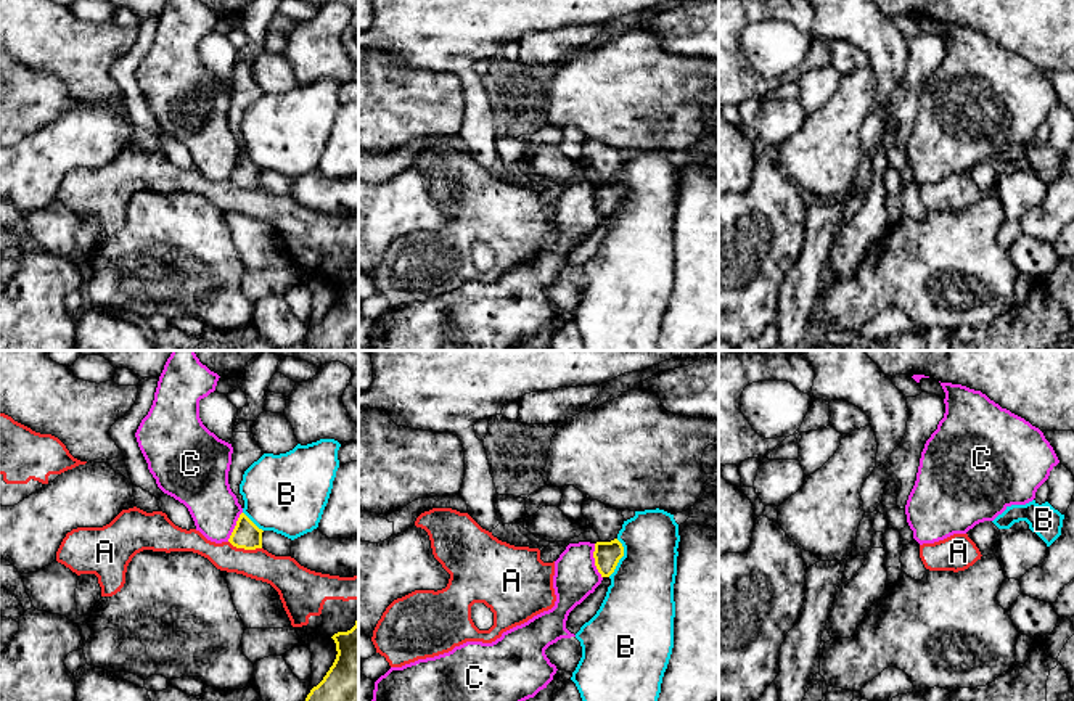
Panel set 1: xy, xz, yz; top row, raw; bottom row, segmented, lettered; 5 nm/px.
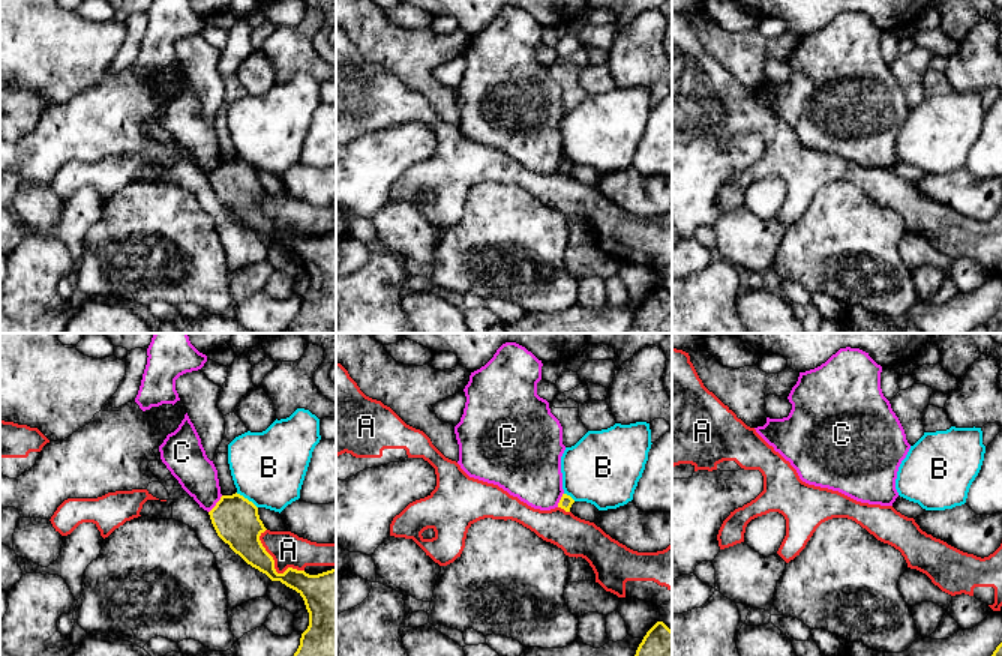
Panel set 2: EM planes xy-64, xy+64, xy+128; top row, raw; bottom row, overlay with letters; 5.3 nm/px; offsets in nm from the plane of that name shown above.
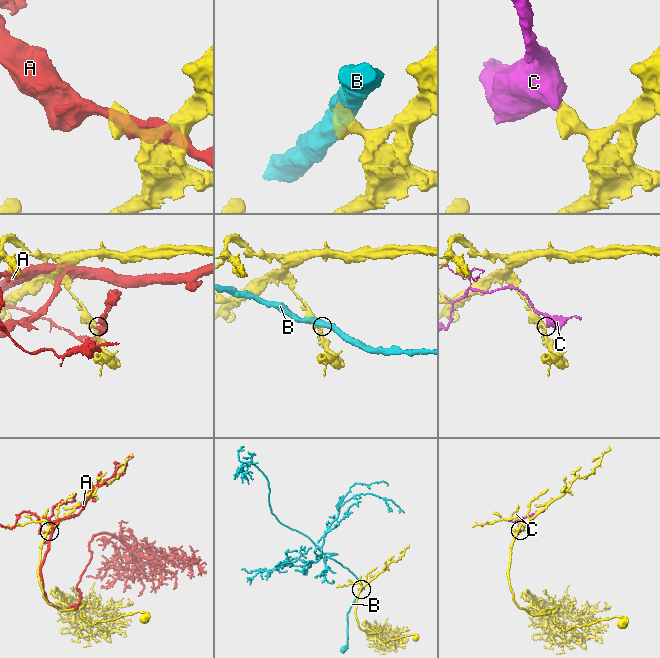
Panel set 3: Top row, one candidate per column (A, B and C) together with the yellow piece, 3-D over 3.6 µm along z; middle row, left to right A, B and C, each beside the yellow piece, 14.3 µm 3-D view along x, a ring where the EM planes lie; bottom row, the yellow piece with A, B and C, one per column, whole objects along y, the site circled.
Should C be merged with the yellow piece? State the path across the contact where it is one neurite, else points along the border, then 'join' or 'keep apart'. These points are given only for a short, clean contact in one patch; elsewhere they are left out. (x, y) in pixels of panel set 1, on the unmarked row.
border along xz (594, 184), (594, 204), (602, 217); keep apart

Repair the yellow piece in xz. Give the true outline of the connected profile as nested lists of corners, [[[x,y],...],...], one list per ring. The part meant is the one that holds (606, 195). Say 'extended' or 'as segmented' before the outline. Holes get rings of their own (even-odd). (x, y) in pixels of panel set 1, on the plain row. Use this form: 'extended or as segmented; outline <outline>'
as segmented; outline [[[617,178],[595,183],[593,198],[601,217],[609,217],[622,196],[624,187]]]

